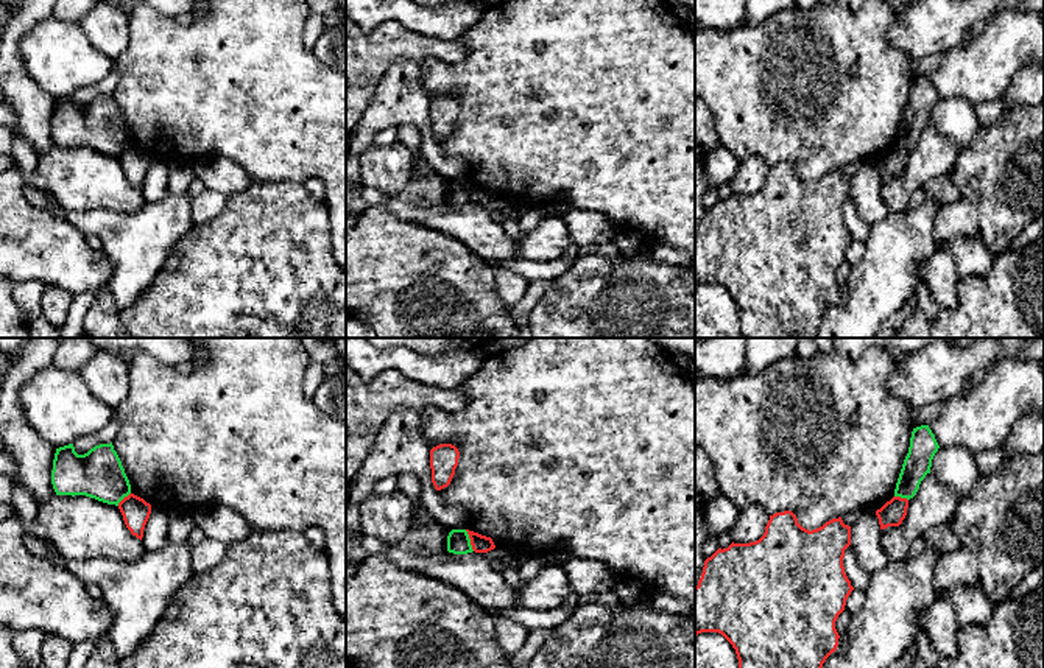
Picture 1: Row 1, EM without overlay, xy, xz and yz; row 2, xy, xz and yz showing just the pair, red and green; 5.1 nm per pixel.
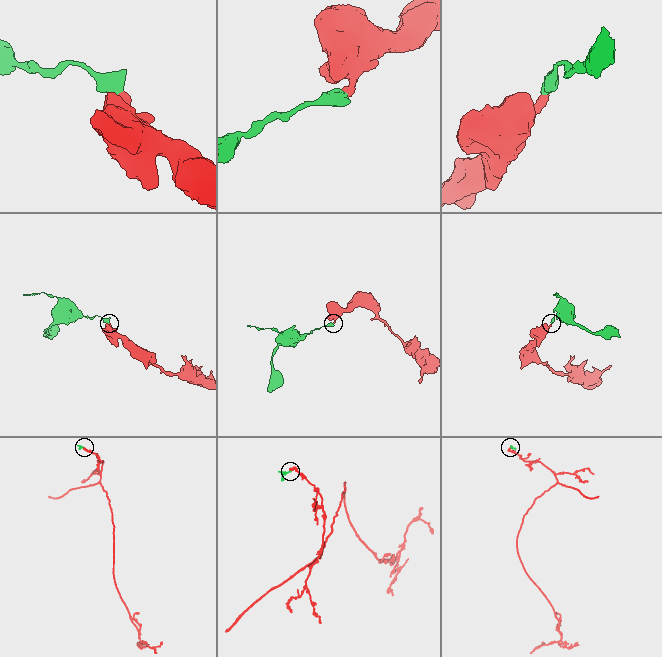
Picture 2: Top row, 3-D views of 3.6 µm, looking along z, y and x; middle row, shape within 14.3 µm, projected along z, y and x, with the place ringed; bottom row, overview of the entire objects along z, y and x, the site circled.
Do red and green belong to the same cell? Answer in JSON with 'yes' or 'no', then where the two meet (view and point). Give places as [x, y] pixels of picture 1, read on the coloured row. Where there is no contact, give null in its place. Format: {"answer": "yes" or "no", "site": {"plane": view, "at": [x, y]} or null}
{"answer": "no", "site": {"plane": "xz", "at": [471, 541]}}

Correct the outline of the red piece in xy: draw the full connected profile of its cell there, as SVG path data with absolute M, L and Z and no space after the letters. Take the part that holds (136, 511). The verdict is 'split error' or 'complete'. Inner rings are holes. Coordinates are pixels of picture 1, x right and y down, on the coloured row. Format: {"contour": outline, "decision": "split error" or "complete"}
{"contour": "M129 494L118 503L126 528L132 536L142 540L145 525L151 514L151 505L143 498Z", "decision": "complete"}

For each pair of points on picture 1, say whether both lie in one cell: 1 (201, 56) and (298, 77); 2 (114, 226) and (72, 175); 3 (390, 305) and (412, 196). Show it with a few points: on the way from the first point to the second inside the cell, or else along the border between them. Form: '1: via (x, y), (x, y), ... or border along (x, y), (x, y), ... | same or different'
1: via (225, 77), (275, 77) | same
2: border along (63, 209), (137, 209) | different
3: border along (384, 204), (401, 220), (433, 228), (441, 234) | different

